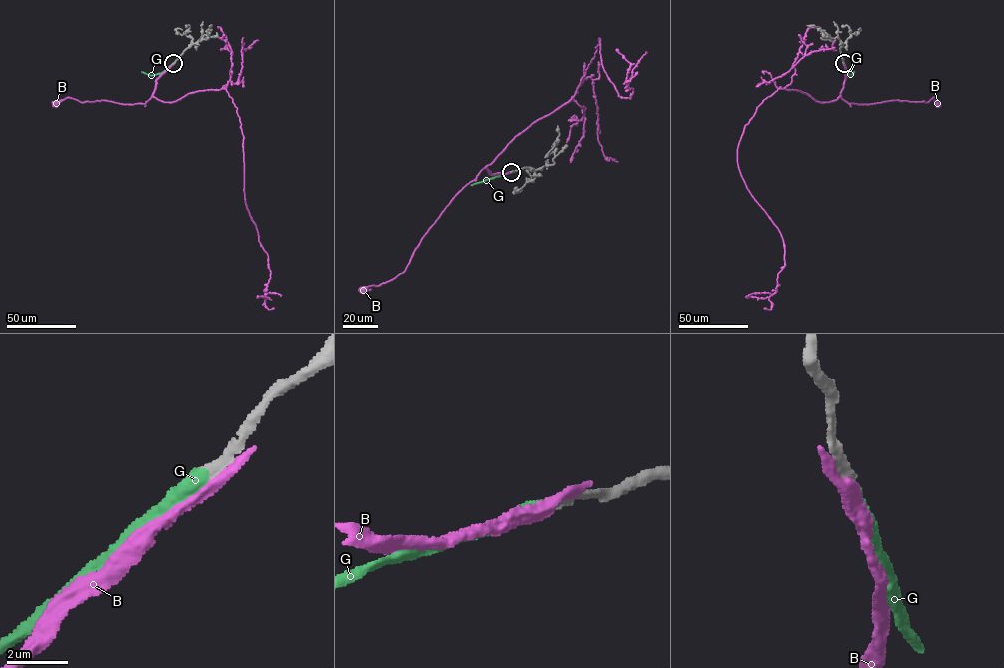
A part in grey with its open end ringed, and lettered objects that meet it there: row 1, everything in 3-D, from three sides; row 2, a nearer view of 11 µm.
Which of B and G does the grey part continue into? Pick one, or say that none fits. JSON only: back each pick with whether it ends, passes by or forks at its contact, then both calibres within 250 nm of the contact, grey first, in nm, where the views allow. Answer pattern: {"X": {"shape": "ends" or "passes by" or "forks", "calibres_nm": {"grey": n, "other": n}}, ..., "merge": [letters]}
{"G": {"shape": "ends", "calibres_nm": {"grey": 400, "other": 480}}, "merge": ["G"]}

